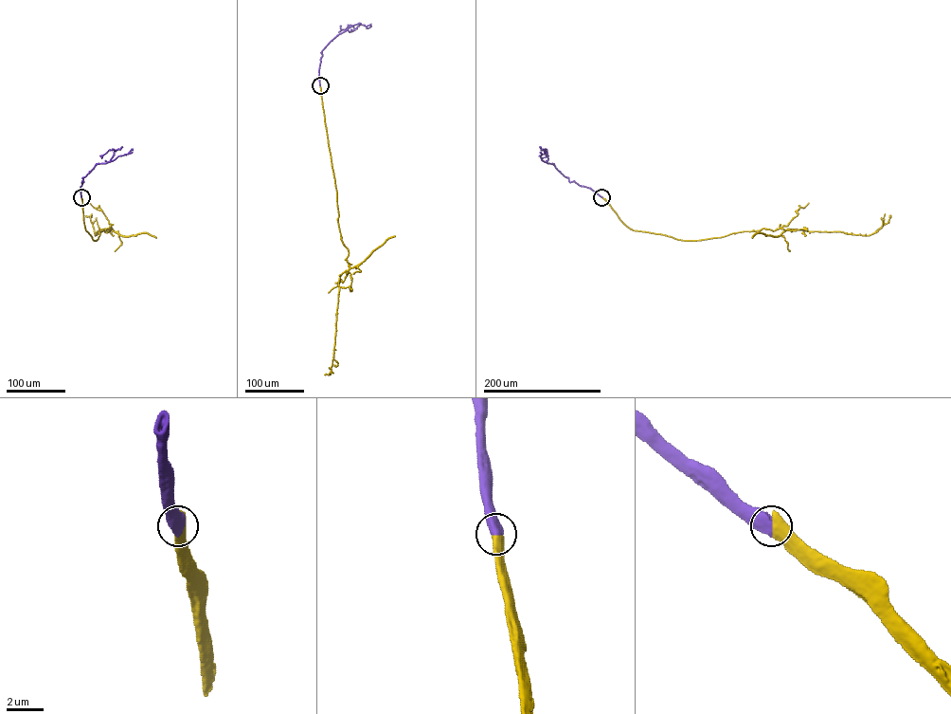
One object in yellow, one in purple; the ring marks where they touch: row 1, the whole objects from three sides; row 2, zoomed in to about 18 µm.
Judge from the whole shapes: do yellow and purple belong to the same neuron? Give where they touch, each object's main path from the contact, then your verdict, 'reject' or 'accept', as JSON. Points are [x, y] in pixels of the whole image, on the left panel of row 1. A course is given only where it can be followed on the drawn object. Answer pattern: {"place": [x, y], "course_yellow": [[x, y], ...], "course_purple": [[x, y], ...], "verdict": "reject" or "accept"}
{"place": [81, 197], "course_yellow": [[81, 197], [85, 228], [93, 239], [111, 229], [100, 228], [95, 235], [85, 216]], "course_purple": [[81, 197], [83, 177], [97, 164], [109, 161], [116, 150], [109, 150], [102, 157]], "verdict": "accept"}

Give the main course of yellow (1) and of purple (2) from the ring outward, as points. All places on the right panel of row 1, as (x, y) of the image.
1: (601, 197), (633, 229), (685, 240), (721, 237), (763, 228), (870, 235), (887, 224), (890, 216)
2: (601, 197), (590, 188), (570, 182), (553, 164), (547, 162), (546, 150), (541, 150), (546, 155), (542, 157)

